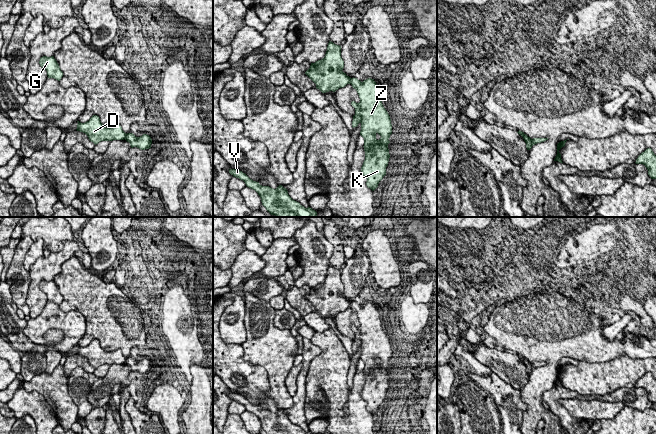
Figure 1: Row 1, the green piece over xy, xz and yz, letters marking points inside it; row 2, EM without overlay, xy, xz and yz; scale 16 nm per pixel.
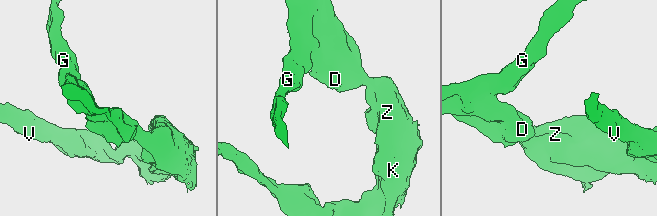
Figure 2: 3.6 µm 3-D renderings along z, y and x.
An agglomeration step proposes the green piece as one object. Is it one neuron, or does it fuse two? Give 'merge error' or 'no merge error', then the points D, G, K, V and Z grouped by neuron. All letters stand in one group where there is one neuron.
merge error; groups D G / K V Z

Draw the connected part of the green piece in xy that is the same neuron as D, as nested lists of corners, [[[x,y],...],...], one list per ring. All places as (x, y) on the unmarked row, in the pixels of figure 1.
[[[93,339],[87,346],[77,345],[77,355],[85,357],[95,369],[101,365],[124,364],[126,357],[120,349],[106,352],[100,345],[99,340]]]

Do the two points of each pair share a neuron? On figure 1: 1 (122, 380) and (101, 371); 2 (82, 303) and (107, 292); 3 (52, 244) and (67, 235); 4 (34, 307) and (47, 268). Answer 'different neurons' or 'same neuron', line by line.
1: same neuron
2: same neuron
3: same neuron
4: same neuron

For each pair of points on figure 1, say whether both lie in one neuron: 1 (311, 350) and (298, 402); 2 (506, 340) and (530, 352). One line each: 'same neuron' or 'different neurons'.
1: same neuron
2: same neuron

